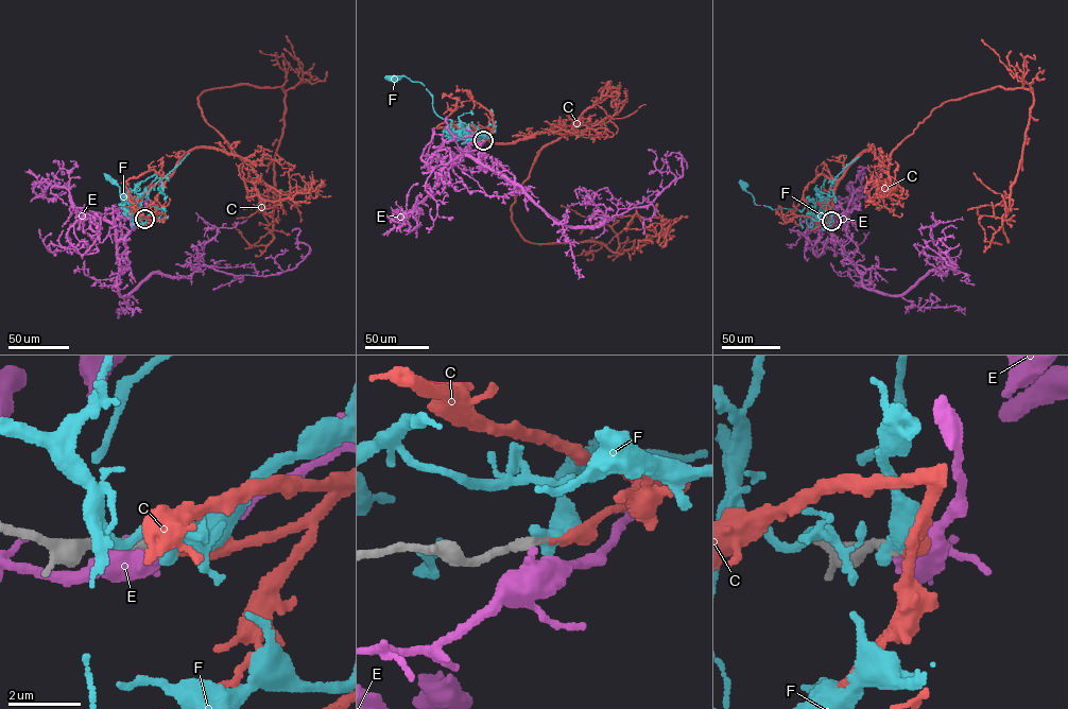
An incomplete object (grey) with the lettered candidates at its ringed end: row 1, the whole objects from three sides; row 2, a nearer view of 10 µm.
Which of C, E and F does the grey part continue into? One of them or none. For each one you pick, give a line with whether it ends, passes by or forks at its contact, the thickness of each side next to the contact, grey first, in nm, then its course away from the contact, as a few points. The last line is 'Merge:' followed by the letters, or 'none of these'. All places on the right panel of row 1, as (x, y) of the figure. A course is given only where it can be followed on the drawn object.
C: it ends; calibres 280 and 260 nm; course (831, 221), (834, 188), (861, 152), (889, 167), (948, 101), (1026, 88), (1009, 209), (992, 241), (978, 221)
Merge: C

